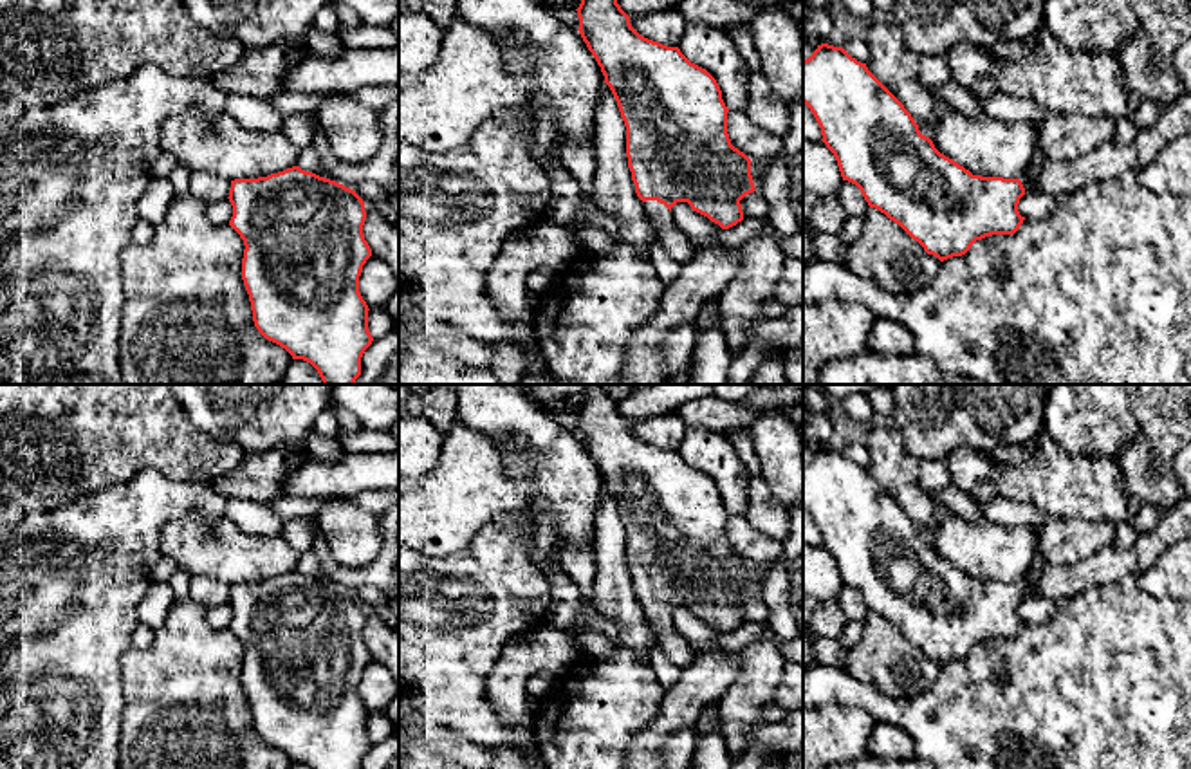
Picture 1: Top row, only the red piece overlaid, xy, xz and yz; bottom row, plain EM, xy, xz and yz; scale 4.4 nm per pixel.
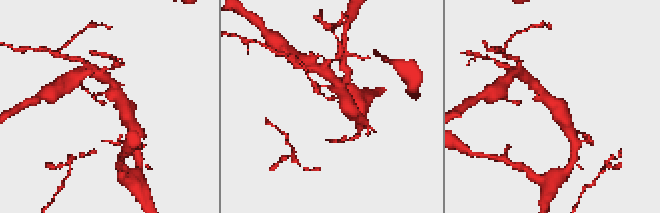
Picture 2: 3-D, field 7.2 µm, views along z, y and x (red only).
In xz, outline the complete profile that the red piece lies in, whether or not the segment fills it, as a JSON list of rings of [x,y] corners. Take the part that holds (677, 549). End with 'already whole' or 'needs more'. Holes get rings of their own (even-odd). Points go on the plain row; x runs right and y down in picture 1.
[[[592,384],[581,394],[576,413],[579,439],[596,462],[626,531],[626,561],[646,623],[669,662],[680,670],[695,662],[688,641],[673,625],[671,612],[688,607],[722,634],[743,625],[740,605],[756,596],[751,563],[731,549],[727,516],[716,484],[691,468],[679,451],[641,440],[617,403]]]; needs more

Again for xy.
[[[300,570],[258,583],[231,585],[229,630],[244,644],[242,684],[258,737],[310,769],[361,769],[374,742],[359,697],[372,653],[363,639],[363,603],[350,592]]]; already whole

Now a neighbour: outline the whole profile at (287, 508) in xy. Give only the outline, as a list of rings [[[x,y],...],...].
[[[280,496],[271,502],[265,502],[269,509],[272,509],[283,523],[292,518],[307,518],[316,522],[325,498],[307,498],[307,496]]]

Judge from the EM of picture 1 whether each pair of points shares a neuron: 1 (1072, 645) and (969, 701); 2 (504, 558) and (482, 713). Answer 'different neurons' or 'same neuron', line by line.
1: same neuron
2: same neuron

